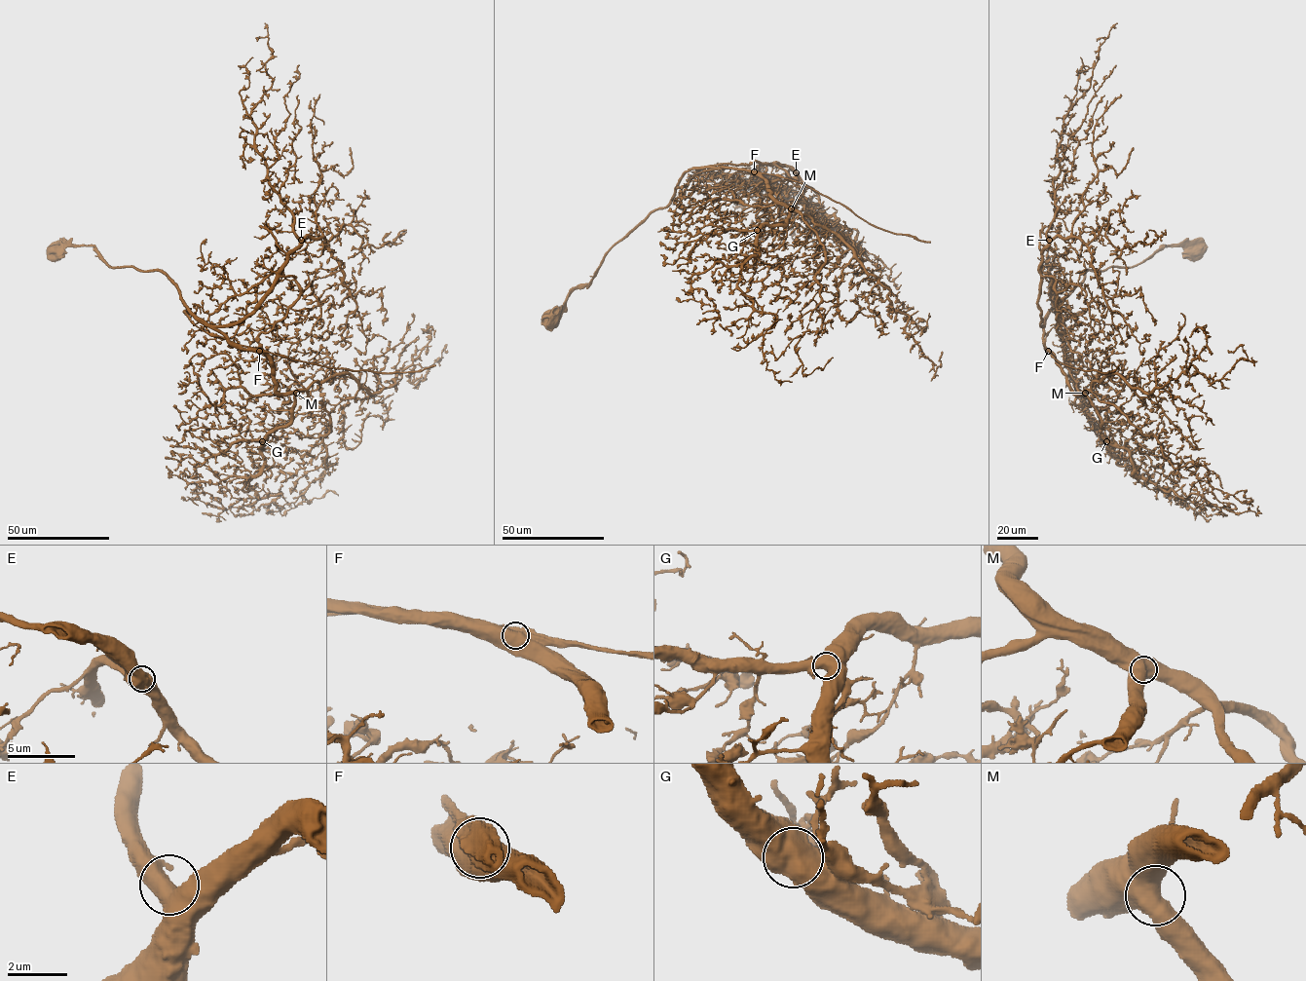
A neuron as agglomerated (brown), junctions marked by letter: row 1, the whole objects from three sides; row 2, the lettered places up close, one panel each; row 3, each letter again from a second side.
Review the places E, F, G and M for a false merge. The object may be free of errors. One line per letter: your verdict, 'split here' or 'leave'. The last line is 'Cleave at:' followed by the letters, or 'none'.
E: leave
F: split here
G: leave
M: leave
Cleave at: F

